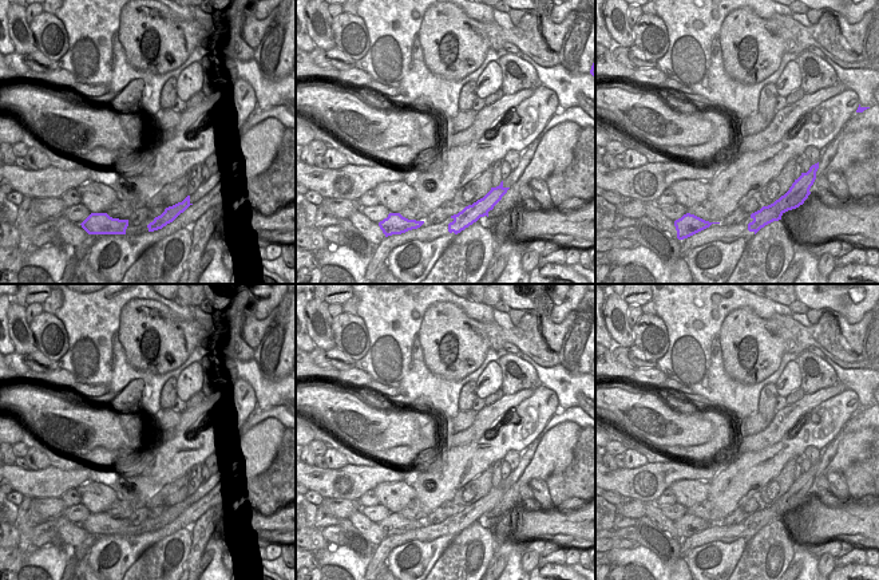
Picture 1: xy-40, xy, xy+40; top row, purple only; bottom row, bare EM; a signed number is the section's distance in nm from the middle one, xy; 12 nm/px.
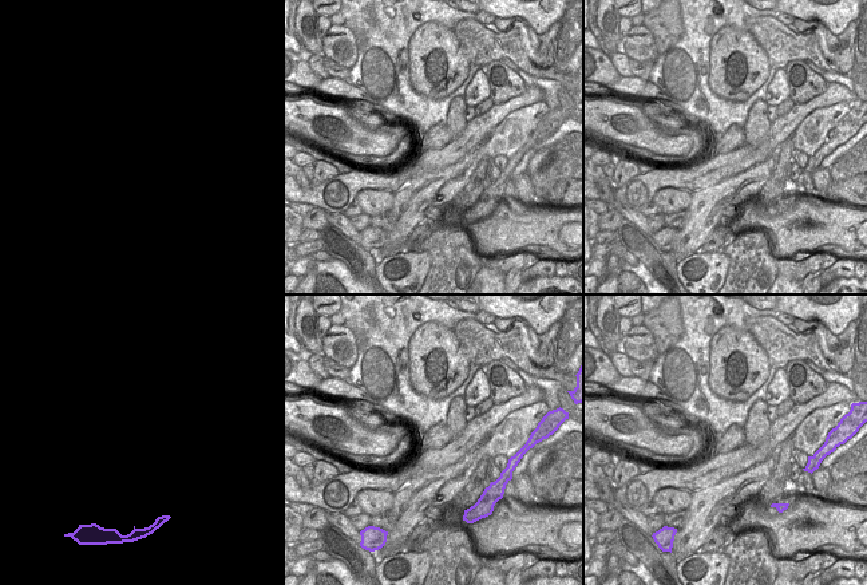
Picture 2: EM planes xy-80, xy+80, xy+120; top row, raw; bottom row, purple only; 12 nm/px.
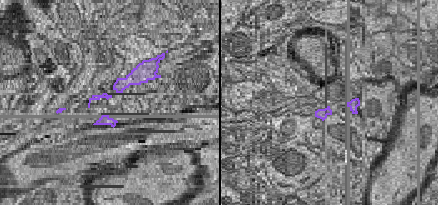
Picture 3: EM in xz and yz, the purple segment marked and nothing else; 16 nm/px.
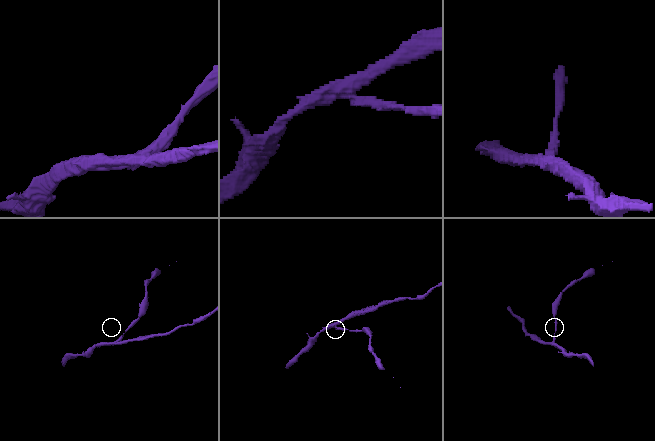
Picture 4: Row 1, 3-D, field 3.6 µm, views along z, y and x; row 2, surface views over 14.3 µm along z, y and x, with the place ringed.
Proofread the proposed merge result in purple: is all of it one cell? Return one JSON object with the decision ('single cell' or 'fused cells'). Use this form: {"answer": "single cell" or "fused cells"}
{"answer": "fused cells"}

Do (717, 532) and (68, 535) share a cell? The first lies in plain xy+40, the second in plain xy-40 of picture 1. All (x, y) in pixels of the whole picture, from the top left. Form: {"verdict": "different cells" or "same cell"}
{"verdict": "different cells"}

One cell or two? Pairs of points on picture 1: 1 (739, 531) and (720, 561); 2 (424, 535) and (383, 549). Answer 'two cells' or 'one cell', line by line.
1: two cells
2: one cell

